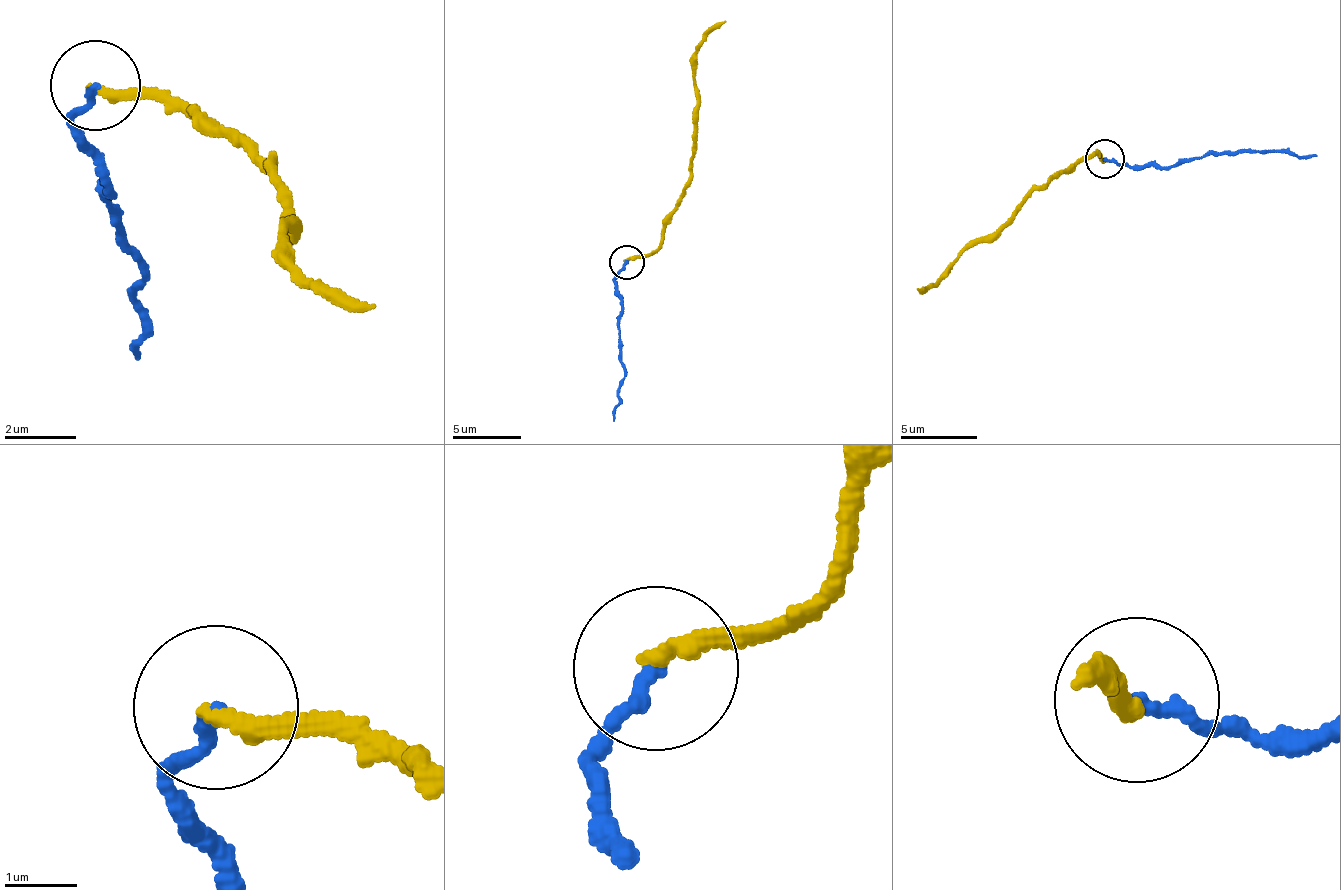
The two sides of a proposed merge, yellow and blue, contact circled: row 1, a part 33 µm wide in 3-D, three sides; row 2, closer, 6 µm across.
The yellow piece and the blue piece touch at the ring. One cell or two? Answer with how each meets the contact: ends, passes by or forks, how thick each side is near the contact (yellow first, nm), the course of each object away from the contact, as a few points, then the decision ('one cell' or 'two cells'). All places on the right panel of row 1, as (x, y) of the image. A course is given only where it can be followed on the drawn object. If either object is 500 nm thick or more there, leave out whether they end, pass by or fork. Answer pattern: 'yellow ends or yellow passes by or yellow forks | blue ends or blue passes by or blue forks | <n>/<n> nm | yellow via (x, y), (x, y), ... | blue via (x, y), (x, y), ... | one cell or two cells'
yellow ends | blue ends | 240/200 nm | yellow via (1105, 159), (1098, 150), (1040, 187), (1015, 216), (976, 241), (953, 269), (922, 287), (915, 287) | blue via (1105, 159), (1131, 168), (1163, 166), (1206, 155), (1279, 151), (1318, 157) | two cells

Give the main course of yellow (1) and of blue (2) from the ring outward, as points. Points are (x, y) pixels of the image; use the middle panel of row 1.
1: (627, 262), (656, 250), (688, 180), (696, 100), (692, 68), (711, 30), (726, 20)
2: (627, 262), (613, 279), (613, 294), (622, 301), (623, 384), (617, 395), (613, 421)

